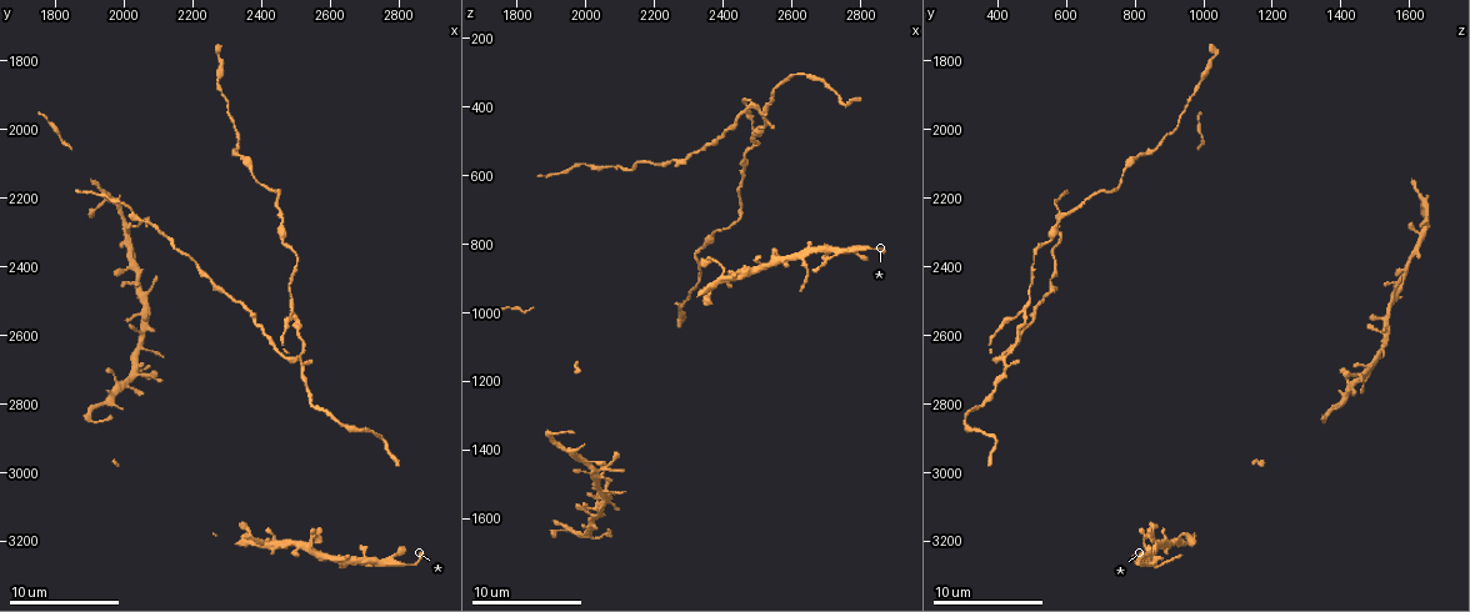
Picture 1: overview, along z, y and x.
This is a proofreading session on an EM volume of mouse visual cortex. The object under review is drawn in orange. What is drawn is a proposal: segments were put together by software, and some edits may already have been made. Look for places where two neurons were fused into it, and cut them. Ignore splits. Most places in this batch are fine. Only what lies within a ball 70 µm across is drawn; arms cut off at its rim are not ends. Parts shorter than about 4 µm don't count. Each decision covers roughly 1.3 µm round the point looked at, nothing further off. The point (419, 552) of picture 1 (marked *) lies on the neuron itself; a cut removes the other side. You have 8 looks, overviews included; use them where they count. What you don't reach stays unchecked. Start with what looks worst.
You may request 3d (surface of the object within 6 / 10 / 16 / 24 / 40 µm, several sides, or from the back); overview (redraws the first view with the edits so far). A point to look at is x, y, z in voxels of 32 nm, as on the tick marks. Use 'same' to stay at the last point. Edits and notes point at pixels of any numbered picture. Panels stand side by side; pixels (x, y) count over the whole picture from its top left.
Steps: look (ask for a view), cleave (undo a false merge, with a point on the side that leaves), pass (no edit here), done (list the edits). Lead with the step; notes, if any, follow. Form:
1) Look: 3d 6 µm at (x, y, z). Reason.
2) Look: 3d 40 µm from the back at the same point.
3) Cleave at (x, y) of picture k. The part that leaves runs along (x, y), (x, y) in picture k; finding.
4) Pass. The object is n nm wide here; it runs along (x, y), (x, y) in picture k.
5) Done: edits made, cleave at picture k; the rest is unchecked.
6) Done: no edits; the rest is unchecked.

Look: 3d 10 µm at (2500, 2540, 470). Three arms meet.

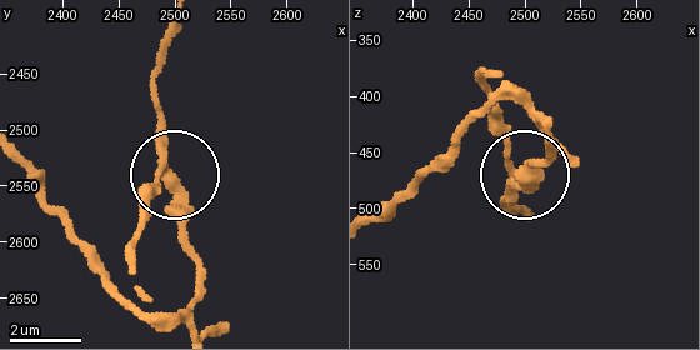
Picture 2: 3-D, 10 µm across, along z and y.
Cleave at (506, 153) of picture 2. 3 arms meet here; two neurons meet here.

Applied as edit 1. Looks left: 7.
Look: overview. Redraw.

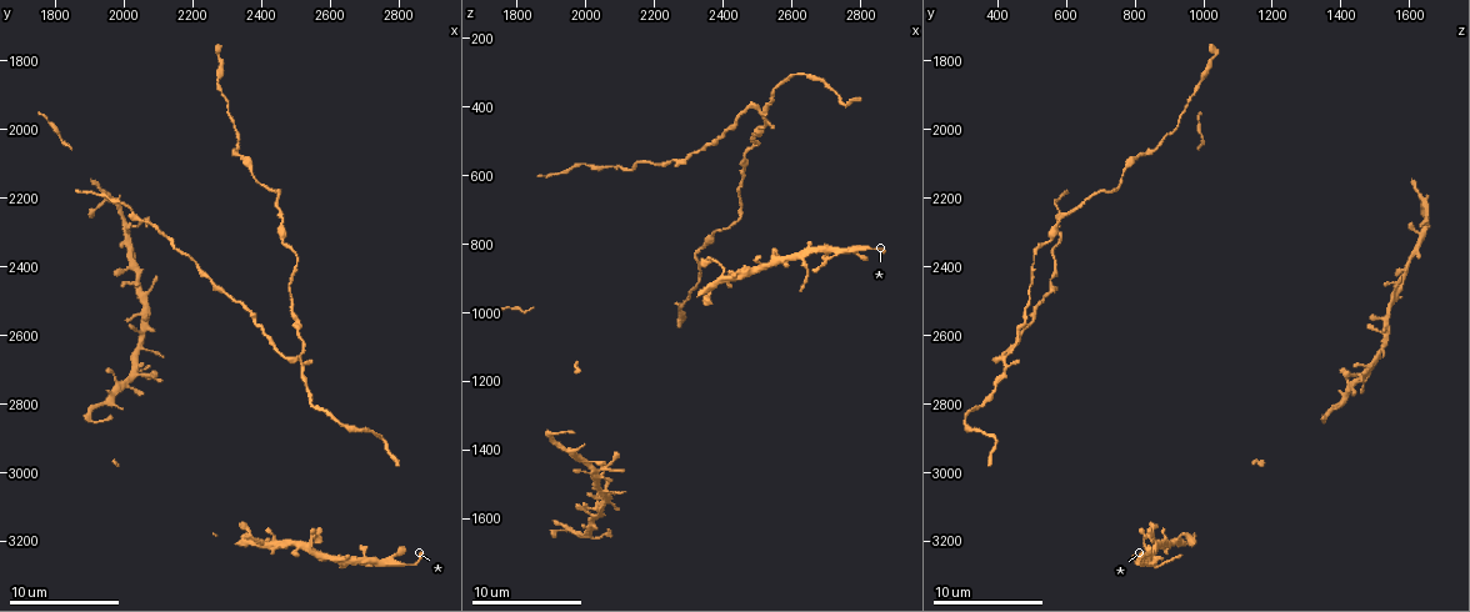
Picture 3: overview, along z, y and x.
Look: 3d 10 µm at (2510, 2660, 420). Three arms meet.

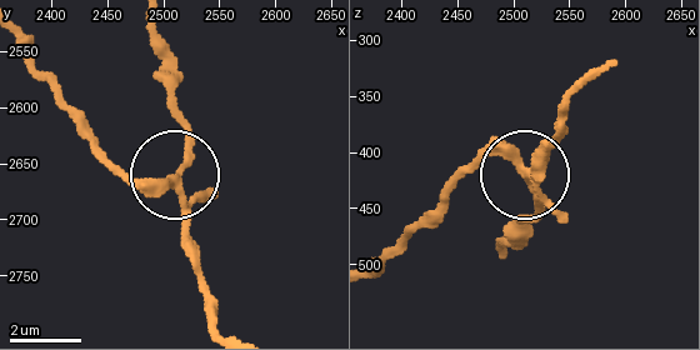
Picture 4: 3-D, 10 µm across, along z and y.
Look: 3d 10 µm from the back at (2512, 2666, 420). Other side.

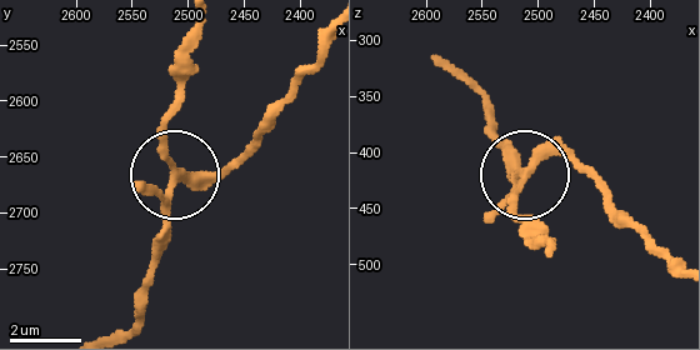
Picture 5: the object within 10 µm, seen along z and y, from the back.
Pass. Continuous, no second neuron.

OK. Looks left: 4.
Look: 3d 10 µm at (2450, 2270, 580). Calibre changes.

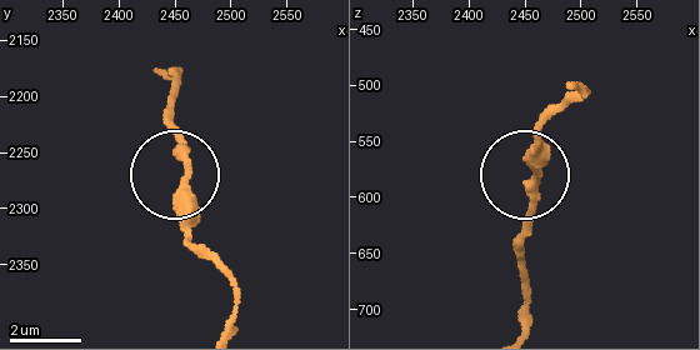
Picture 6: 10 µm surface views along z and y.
Pass. All the same neuron.

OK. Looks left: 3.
Look: 3d 16 µm at (2370, 2130, 770).

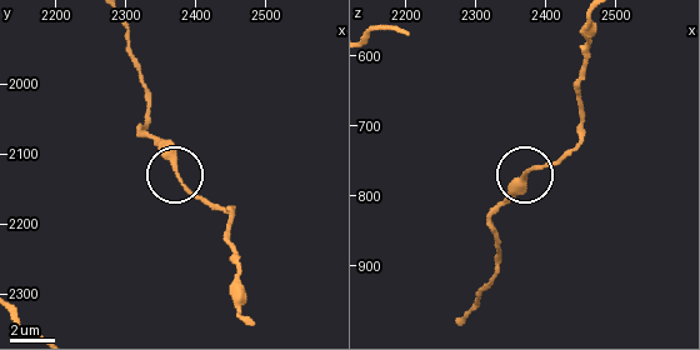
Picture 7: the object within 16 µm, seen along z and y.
Look: 3d 6 µm at (2375, 2130, 770).

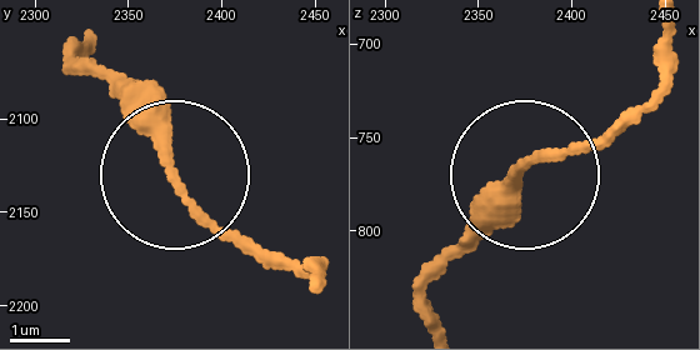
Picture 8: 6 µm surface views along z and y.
Pass. The object is 170 nm wide here; one neuron here.

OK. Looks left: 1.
Done: edits made, cleave at picture 2; the rest is unchecked.

